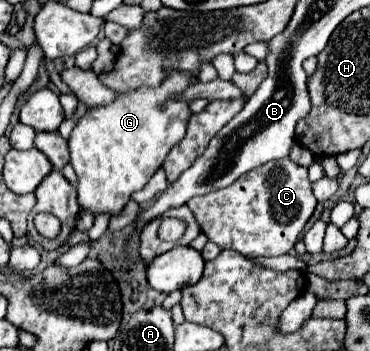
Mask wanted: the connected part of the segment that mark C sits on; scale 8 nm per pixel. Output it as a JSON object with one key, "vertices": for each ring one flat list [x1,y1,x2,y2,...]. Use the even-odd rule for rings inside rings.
{"vertices":[[267,162,245,176,239,176,231,186,195,196,187,202,203,234,221,248,237,250,247,258,281,256,291,252,307,220,311,218,317,200,311,192,307,170,285,170,285,164]]}

